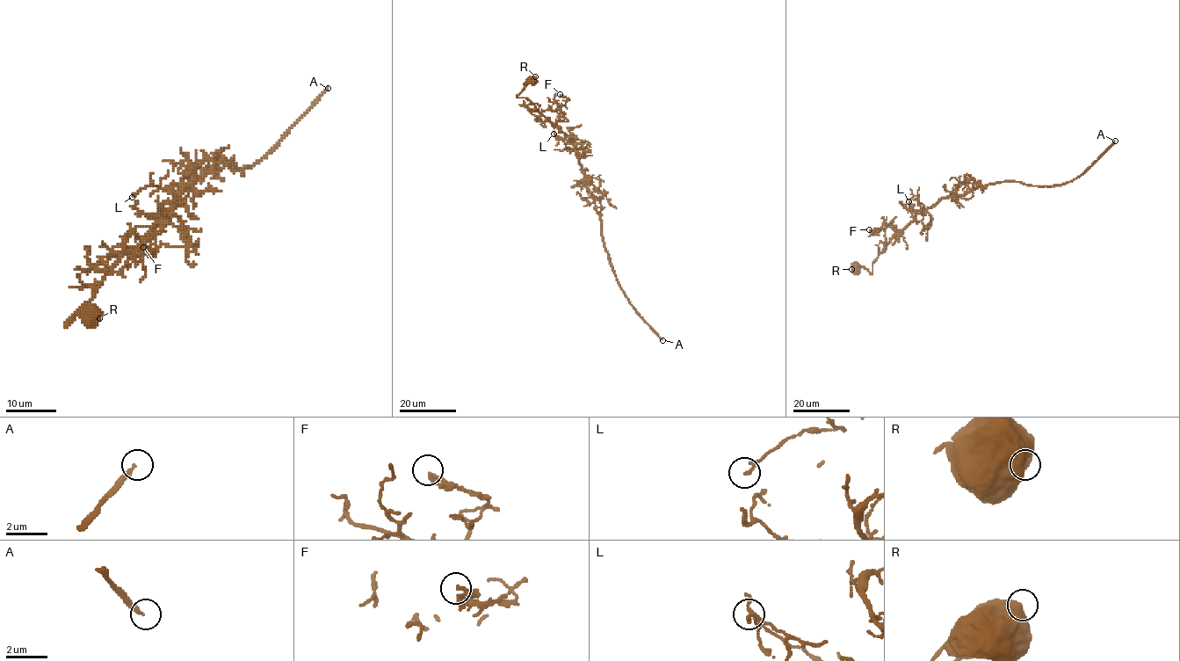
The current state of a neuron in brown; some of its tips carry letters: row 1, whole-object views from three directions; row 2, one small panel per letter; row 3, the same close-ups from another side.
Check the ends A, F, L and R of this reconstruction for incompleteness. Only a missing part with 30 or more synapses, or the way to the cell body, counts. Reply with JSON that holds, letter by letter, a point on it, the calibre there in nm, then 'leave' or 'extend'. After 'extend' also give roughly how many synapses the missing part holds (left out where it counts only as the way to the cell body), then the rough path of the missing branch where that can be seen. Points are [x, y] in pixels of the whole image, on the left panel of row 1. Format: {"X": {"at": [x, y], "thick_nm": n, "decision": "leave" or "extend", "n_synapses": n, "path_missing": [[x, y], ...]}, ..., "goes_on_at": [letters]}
{"A": {"at": [328, 88], "thick_nm": 200, "decision": "extend", "n_synapses": 70}, "F": {"at": [143, 247], "thick_nm": 140, "decision": "leave"}, "L": {"at": [132, 197], "thick_nm": 130, "decision": "leave"}, "R": {"at": [99, 318], "thick_nm": 900, "decision": "leave"}, "goes_on_at": ["A"]}

